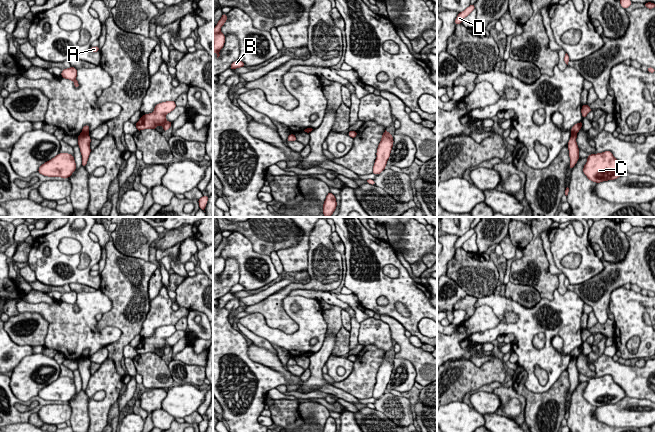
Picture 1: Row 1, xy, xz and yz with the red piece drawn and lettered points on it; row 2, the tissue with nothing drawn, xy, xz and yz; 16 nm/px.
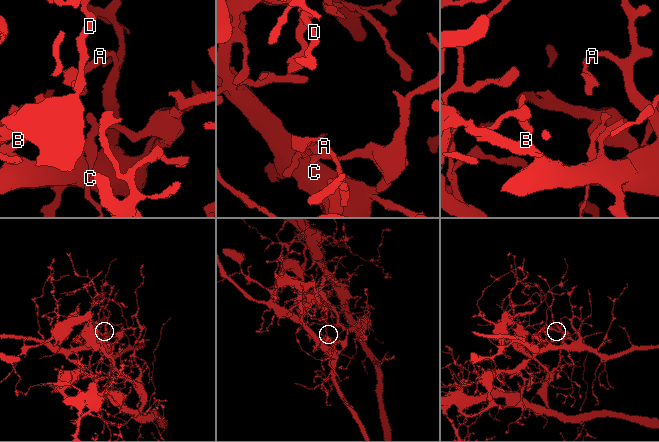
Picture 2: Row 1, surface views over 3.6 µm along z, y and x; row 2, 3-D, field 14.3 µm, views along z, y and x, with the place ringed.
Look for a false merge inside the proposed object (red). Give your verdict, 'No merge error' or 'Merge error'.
Merge error

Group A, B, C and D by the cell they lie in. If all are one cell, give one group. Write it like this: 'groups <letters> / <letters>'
groups A B C / D

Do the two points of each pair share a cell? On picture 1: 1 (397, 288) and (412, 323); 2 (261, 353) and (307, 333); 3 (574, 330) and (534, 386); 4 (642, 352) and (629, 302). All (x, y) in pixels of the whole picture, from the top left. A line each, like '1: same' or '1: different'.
1: same
2: different
3: same
4: same

